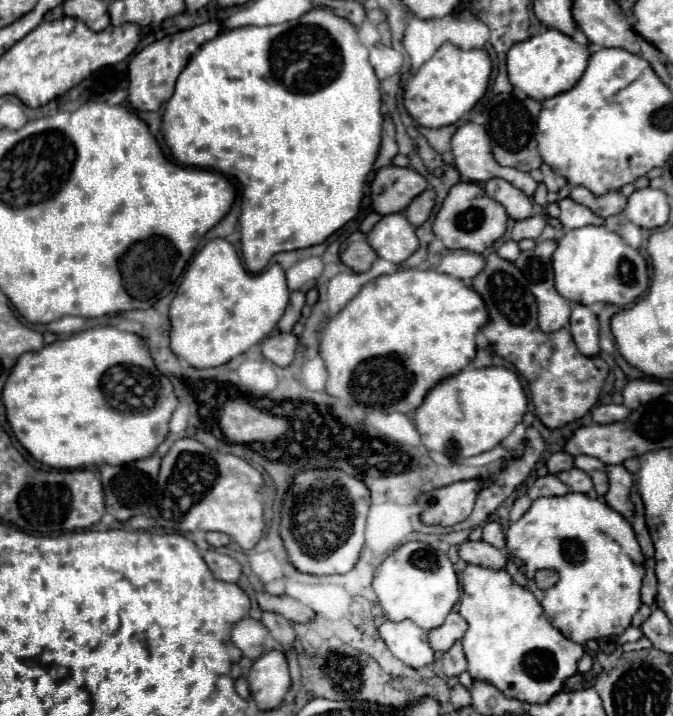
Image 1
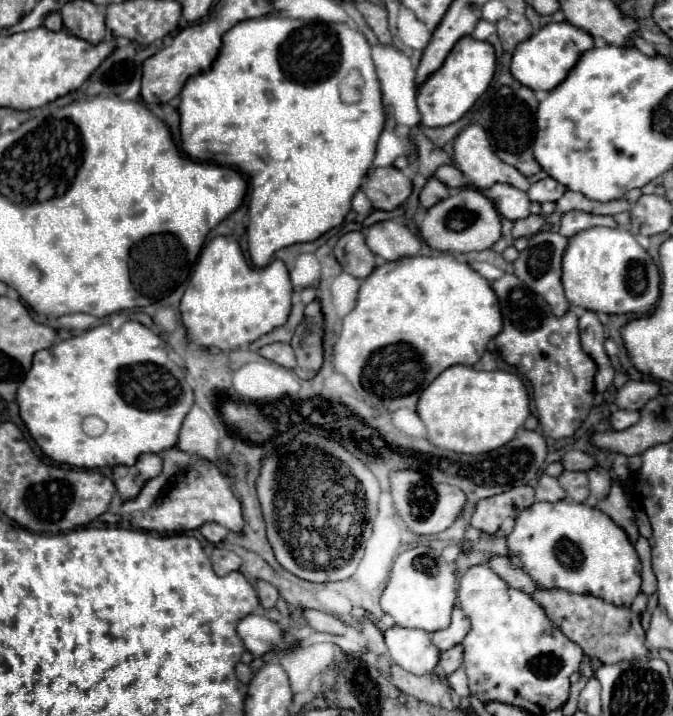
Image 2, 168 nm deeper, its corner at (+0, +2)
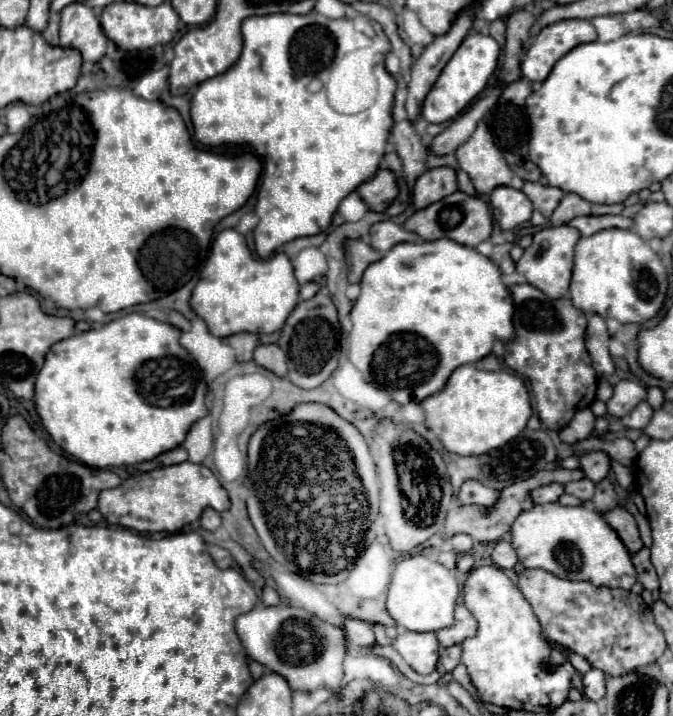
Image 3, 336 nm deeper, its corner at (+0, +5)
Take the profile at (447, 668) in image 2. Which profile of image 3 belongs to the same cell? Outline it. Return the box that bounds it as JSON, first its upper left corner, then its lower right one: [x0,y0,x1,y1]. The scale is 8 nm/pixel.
[440,645,460,671]

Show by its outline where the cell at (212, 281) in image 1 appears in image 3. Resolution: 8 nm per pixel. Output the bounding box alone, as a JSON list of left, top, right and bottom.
[190,229,298,337]

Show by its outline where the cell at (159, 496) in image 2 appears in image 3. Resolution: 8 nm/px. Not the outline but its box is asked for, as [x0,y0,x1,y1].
[98,461,228,533]

